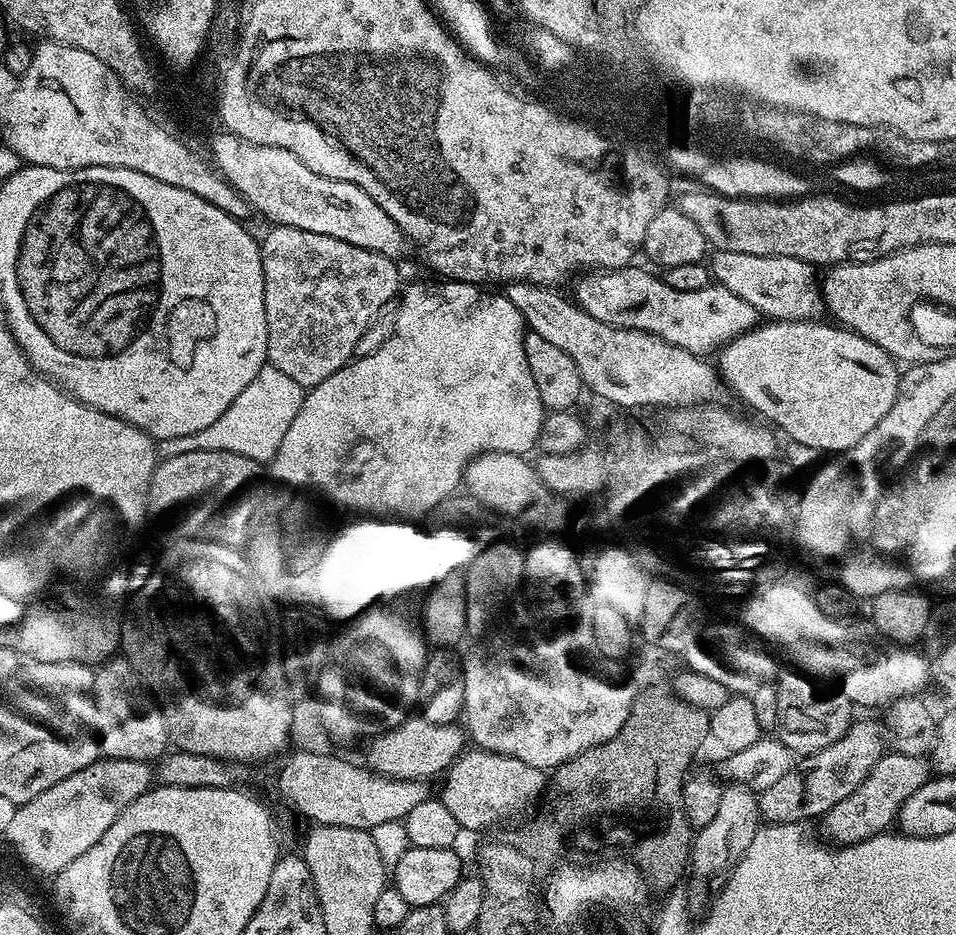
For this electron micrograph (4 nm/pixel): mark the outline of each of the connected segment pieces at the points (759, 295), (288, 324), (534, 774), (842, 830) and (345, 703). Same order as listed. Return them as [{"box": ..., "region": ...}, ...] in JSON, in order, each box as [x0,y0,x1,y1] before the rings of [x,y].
[{"box":[710,251,822,320],"region":[[[717,251],[716,257],[710,260],[710,271],[715,283],[726,286],[726,290],[733,291],[740,298],[750,302],[761,317],[768,320],[814,320],[822,312],[822,284],[818,279],[815,267],[798,258],[785,256],[763,256],[762,254],[738,254],[737,252]]]},{"box":[260,226,401,390],"region":[[[272,226],[269,232],[262,236],[260,253],[262,254],[262,270],[264,271],[264,301],[266,302],[266,326],[268,327],[268,363],[272,364],[282,374],[294,378],[305,390],[318,386],[318,382],[326,382],[330,374],[338,371],[343,364],[356,356],[358,340],[366,330],[367,324],[374,318],[381,305],[396,300],[401,291],[400,272],[397,261],[388,256],[378,254],[374,250],[362,250],[362,246],[350,246],[350,242],[342,242],[338,238],[330,238],[326,234],[310,234],[310,230],[298,230],[290,226]]]},{"box":[438,747,546,833],"region":[[[478,747],[465,751],[456,759],[443,780],[444,789],[438,792],[438,799],[450,814],[454,814],[454,822],[458,822],[465,833],[480,832],[483,828],[495,829],[499,820],[516,816],[523,808],[530,807],[546,788],[545,769],[526,766],[526,762],[518,762],[518,758]]]},{"box":[822,751,930,846],"region":[[[889,751],[876,763],[874,770],[850,794],[850,798],[842,798],[838,806],[834,806],[822,818],[827,839],[836,846],[857,844],[875,836],[887,833],[899,817],[902,806],[916,790],[930,778],[930,764],[923,756],[908,756],[905,752]]]},{"box":[314,600,430,745],"region":[[[391,600],[377,602],[355,620],[345,623],[341,627],[344,629],[337,636],[335,633],[331,641],[328,659],[320,671],[314,692],[320,701],[325,728],[337,745],[352,744],[355,740],[368,742],[398,727],[410,716],[416,699],[417,704],[421,699],[424,667],[428,664],[430,645],[417,609],[415,612],[404,600]]]}]

